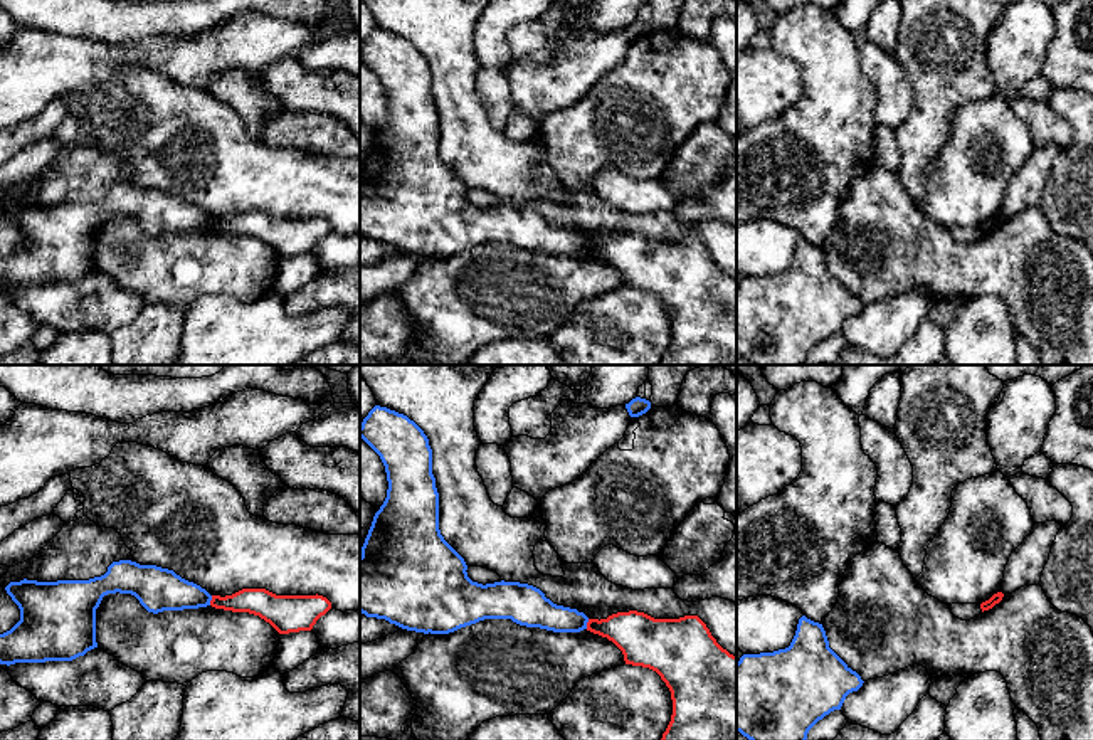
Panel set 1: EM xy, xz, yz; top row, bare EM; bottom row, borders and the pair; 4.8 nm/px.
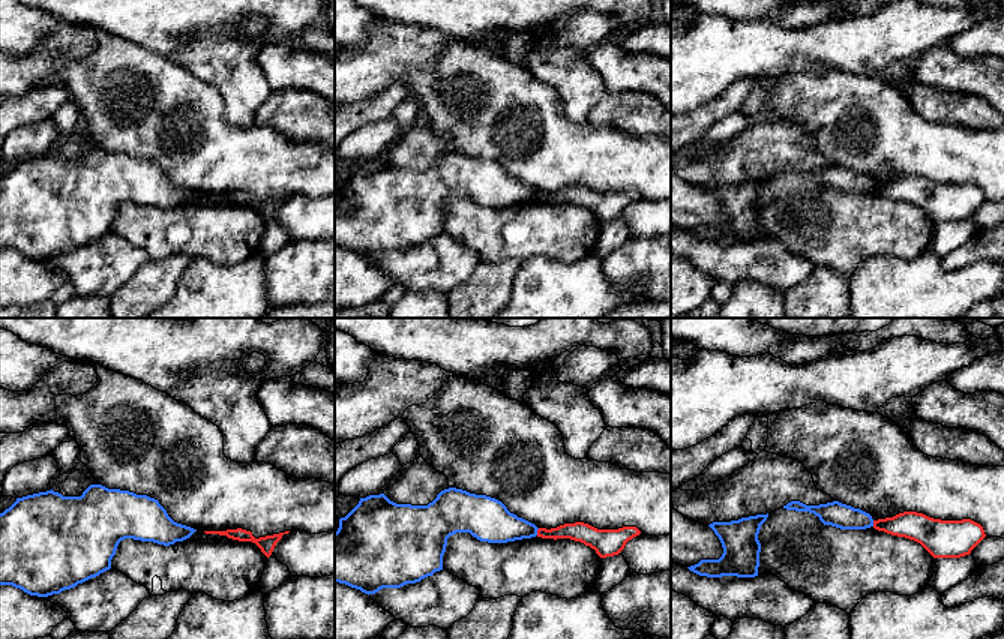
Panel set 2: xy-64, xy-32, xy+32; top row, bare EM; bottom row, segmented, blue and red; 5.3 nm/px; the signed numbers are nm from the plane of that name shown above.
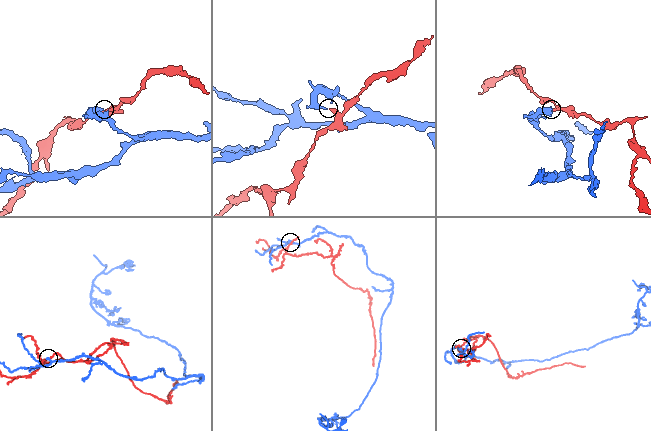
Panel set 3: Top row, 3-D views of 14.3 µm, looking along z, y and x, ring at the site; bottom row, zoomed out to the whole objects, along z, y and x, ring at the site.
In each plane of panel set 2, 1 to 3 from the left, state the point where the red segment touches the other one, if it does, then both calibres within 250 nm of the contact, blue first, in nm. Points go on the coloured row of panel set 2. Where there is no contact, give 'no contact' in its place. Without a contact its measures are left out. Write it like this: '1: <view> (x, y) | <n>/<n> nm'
1: no contact
2: xy-32 (536, 531) | 220/110 nm
3: xy+32 (872, 524) | 130/150 nm

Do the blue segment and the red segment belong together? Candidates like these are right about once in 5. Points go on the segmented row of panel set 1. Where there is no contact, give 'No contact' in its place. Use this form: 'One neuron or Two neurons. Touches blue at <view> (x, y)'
Two neurons. Touches blue at xy (211, 599)

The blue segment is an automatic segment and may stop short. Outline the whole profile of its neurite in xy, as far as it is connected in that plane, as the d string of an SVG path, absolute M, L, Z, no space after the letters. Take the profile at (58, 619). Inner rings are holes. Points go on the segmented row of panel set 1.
M131 560L113 562L108 572L89 580L37 582L20 580L5 587L20 609L20 621L0 634L0 664L72 661L98 648L96 609L108 594L131 594L153 614L210 605L212 595L173 570L140 565Z

